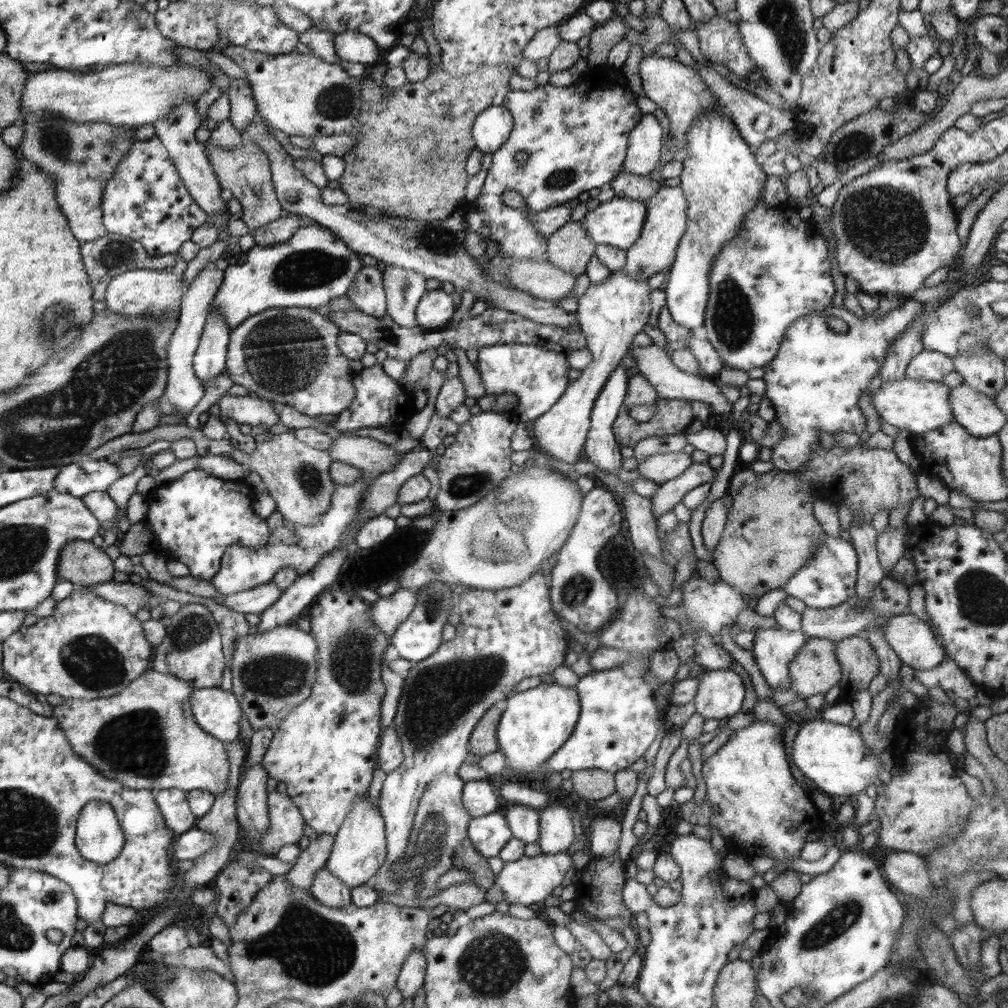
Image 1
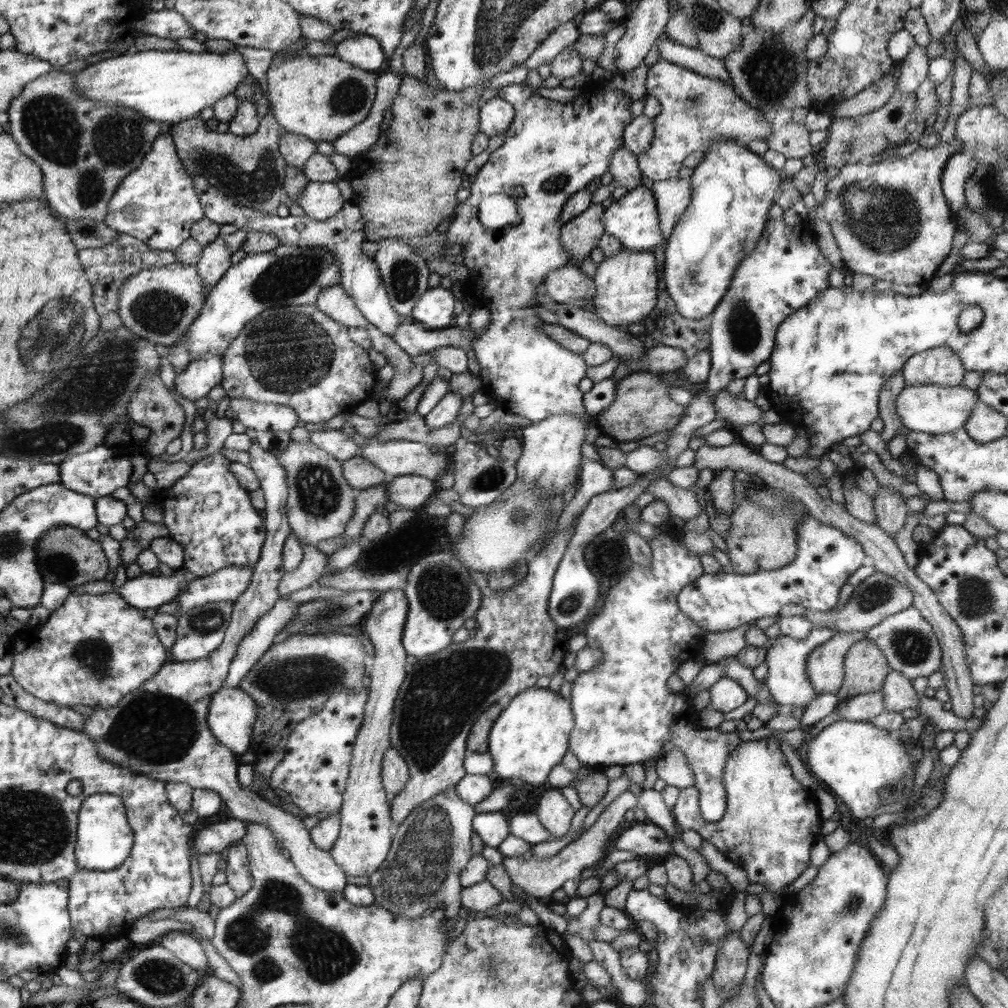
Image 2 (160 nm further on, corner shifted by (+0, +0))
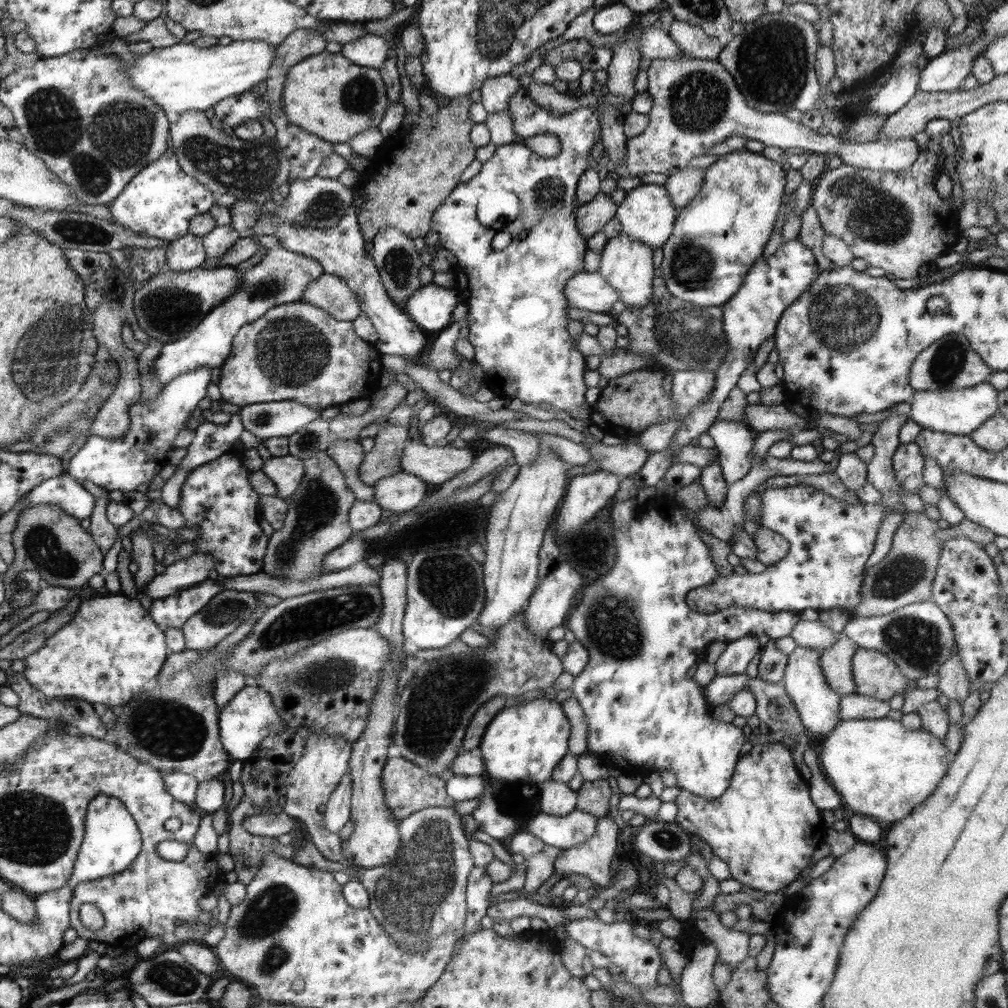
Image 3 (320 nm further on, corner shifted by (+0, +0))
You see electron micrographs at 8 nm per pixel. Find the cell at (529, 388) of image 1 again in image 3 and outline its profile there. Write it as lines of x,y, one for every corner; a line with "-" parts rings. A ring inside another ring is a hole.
524,87
512,96
508,109
511,110
513,129
515,130
514,132
516,132
516,135
518,135
520,142
512,142
512,144
506,144
506,146
497,146
494,156
482,165
482,169
479,174
475,175
465,183
460,182
460,184
450,192
448,198
442,202
441,206
438,206
434,211
432,227
433,230
436,230
439,234
439,242
442,244
442,248
449,250
457,258
456,267
452,268
450,272
455,278
454,290
456,291
459,300
465,301
468,305
466,322
470,332
468,340
475,350
476,356
474,362
479,366
482,366
482,370
484,370
483,384
494,391
496,396
504,398
505,401
518,398
525,404
532,404
534,407
539,408
544,407
544,409
547,408
547,410
550,409
554,412
564,414
571,420
575,419
576,421
580,420
580,423
590,423
591,408
585,410
580,409
580,406
586,402
585,392
588,390
584,383
584,374
588,370
586,367
586,357
576,350
573,338
568,333
568,328
566,327
568,326
568,322
570,322
570,317
568,317
568,310
566,309
569,304
567,298
564,296
564,287
567,285
567,282
570,280
572,275
584,271
584,254
586,254
588,248
586,238
585,236
582,236
582,233
578,230
576,224
576,211
579,207
577,205
576,194
577,180
581,177
581,174
590,167
588,163
590,148
602,140
602,131
599,119
601,116
599,116
599,110
597,110
597,107
580,107
568,114
558,116
545,108
539,107
538,104
530,98
530,95
527,93
527,89
-
545,133
553,134
560,140
561,152
555,157
544,158
542,156
538,156
538,154
534,153
530,148
528,148
528,146
526,146
526,144
524,144
524,141
527,138
-
487,191
514,193
520,199
520,214
518,214
518,216
512,222
509,222
504,228
506,232
510,232
510,234
512,234
512,242
503,250
495,250
492,247
492,237
495,233
494,230
484,226
475,217
477,214
475,205
477,204
478,197
481,193

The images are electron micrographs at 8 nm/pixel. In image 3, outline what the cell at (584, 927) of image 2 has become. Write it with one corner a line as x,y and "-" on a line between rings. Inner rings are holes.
631,918
624,921
606,923
600,919
579,919
567,924
565,938
574,938
584,946
588,952
596,951
607,956
622,972
628,983
646,990
656,988
658,984
658,971
662,968
661,955
657,945
650,939
638,937
632,929
634,923

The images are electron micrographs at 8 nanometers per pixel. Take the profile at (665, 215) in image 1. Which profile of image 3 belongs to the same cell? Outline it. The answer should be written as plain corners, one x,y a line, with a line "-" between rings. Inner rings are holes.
692,165
685,166
668,177
665,187
677,210
688,205
699,193
704,177
705,169

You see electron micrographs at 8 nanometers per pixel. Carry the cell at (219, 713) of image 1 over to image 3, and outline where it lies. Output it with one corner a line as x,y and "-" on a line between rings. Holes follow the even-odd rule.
246,685
234,695
234,698
220,712
221,742
232,761
245,762
257,752
261,742
266,737
281,732
286,725
286,721
277,711
272,695
269,691
262,690
258,686

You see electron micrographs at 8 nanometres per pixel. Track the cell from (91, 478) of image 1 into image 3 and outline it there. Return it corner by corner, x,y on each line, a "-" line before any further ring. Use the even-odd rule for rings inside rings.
199,369
188,375
182,375
174,379
159,392
160,396
140,404
134,404
130,408
130,423
132,423
126,433
118,439
107,439
102,437
89,436
86,443
78,450
72,459
70,465
66,470
66,474
72,476
77,482
91,482
107,492
122,491
132,492
136,491
141,484
150,485
154,478
161,472
161,468
169,464
168,450
174,450
175,440
177,434
185,428
186,423
192,417
192,412
198,403
204,399
207,394
206,390
210,382
212,369

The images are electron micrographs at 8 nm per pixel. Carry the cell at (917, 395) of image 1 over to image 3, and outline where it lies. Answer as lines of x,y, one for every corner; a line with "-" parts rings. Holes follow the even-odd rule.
989,382
978,384
971,388
946,391
916,391
910,400
911,420
923,426
943,433
955,435
969,435
984,422
996,417
998,412
999,390

